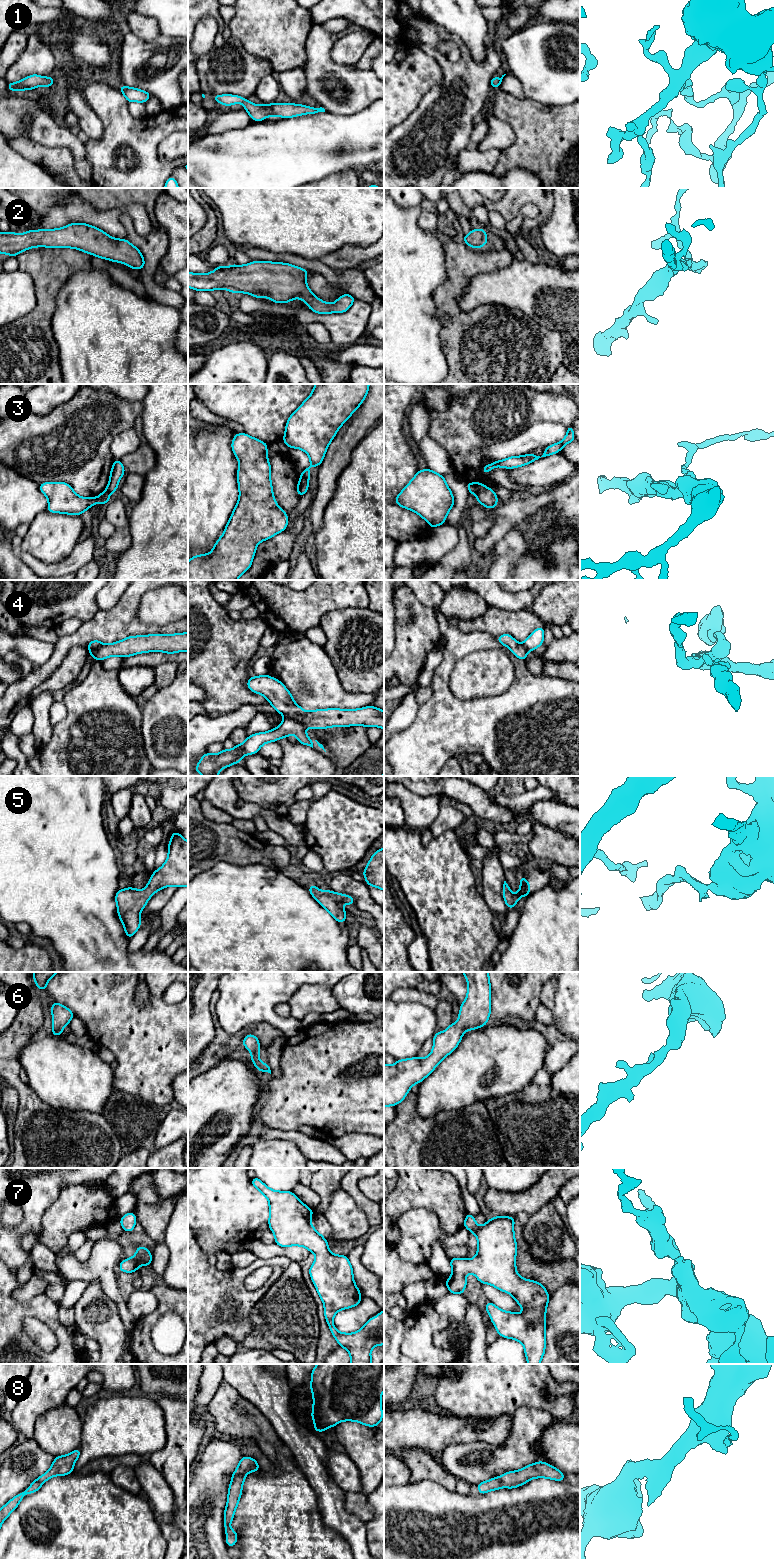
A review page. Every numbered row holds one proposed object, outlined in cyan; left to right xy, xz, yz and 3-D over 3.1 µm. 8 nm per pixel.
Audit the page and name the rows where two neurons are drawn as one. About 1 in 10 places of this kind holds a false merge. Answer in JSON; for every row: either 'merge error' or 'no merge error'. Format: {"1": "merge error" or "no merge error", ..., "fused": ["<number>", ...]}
{"1": "no merge error", "2": "no merge error", "3": "merge error", "4": "merge error", "5": "no merge error", "6": "no merge error", "7": "no merge error", "8": "no merge error", "fused": ["3", "4"]}

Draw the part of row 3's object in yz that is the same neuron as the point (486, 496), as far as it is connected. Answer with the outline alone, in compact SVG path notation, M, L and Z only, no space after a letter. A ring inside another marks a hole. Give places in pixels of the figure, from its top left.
M483 486L478 493L476 494L477 502L482 504L484 507L488 509L493 509L497 506L498 497L495 492L487 487Z

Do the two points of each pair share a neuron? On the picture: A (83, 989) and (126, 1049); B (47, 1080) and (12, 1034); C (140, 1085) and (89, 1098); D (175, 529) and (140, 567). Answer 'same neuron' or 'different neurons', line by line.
A: same neuron
B: different neurons
C: different neurons
D: same neuron

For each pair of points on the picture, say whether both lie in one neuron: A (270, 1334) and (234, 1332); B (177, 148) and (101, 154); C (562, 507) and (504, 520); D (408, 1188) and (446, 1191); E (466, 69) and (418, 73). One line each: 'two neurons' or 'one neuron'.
A: two neurons
B: two neurons
C: one neuron
D: one neuron
E: two neurons

